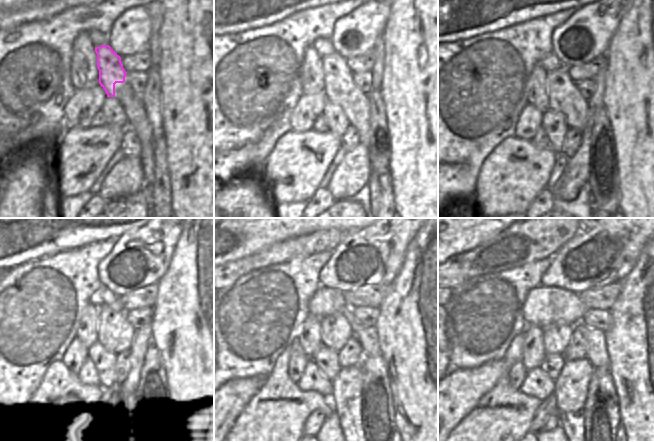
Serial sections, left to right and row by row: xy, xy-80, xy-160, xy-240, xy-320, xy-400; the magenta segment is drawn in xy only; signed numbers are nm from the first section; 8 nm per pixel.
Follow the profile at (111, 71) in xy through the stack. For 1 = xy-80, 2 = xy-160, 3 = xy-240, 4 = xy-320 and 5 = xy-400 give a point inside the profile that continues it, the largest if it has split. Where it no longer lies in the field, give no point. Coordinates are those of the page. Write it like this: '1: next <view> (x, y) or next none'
1: next xy-80 (335, 69)
2: next xy-160 (555, 79)
3: next xy-240 (105, 336)
4: next xy-320 (330, 339)
5: next xy-400 (553, 341)

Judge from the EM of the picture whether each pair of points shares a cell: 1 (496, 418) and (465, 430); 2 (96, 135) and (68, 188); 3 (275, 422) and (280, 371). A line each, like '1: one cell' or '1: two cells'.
1: one cell
2: one cell
3: one cell

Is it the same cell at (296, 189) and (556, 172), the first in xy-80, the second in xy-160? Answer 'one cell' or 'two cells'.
two cells

